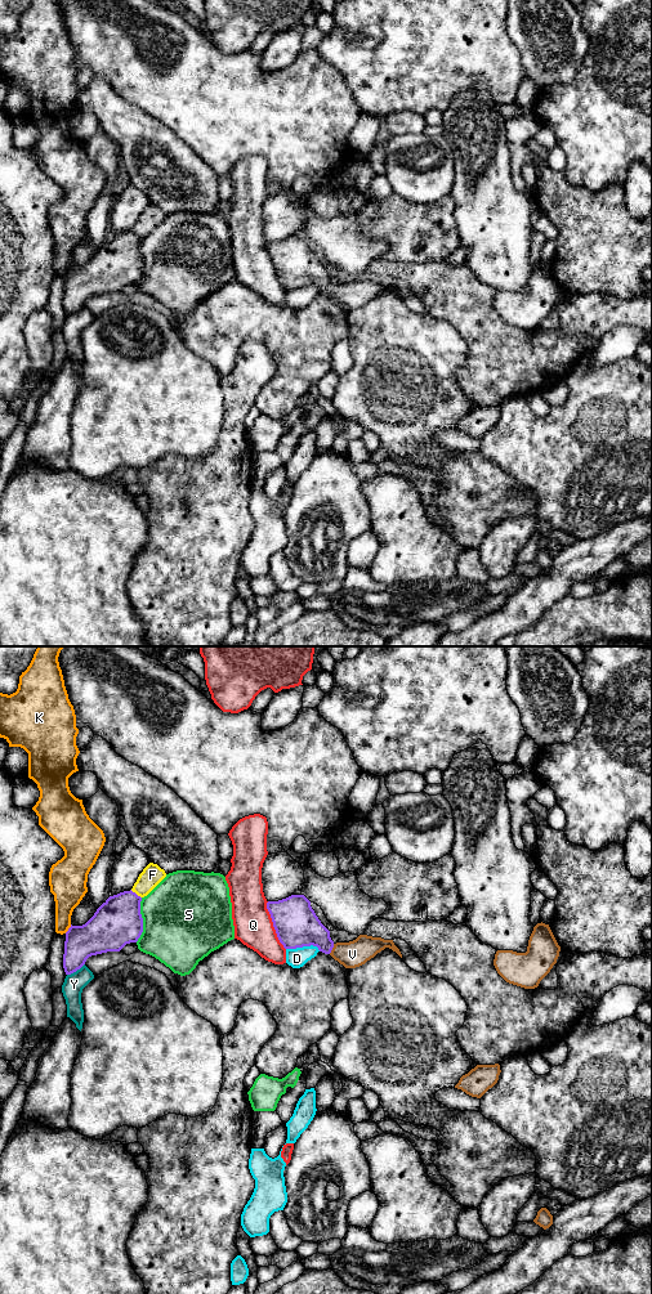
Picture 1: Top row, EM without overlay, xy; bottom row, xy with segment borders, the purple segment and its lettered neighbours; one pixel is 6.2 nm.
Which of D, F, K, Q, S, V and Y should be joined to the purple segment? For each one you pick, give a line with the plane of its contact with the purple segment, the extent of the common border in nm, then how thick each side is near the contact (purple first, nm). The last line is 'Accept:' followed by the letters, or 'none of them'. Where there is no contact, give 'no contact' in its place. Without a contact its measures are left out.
V: xy | 70 nm | 260/170 nm
Accept: V

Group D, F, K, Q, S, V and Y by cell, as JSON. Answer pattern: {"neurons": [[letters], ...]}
{"neurons": [["D"], ["F"], ["K"], ["Q"], ["S"], ["V"], ["Y"]]}

